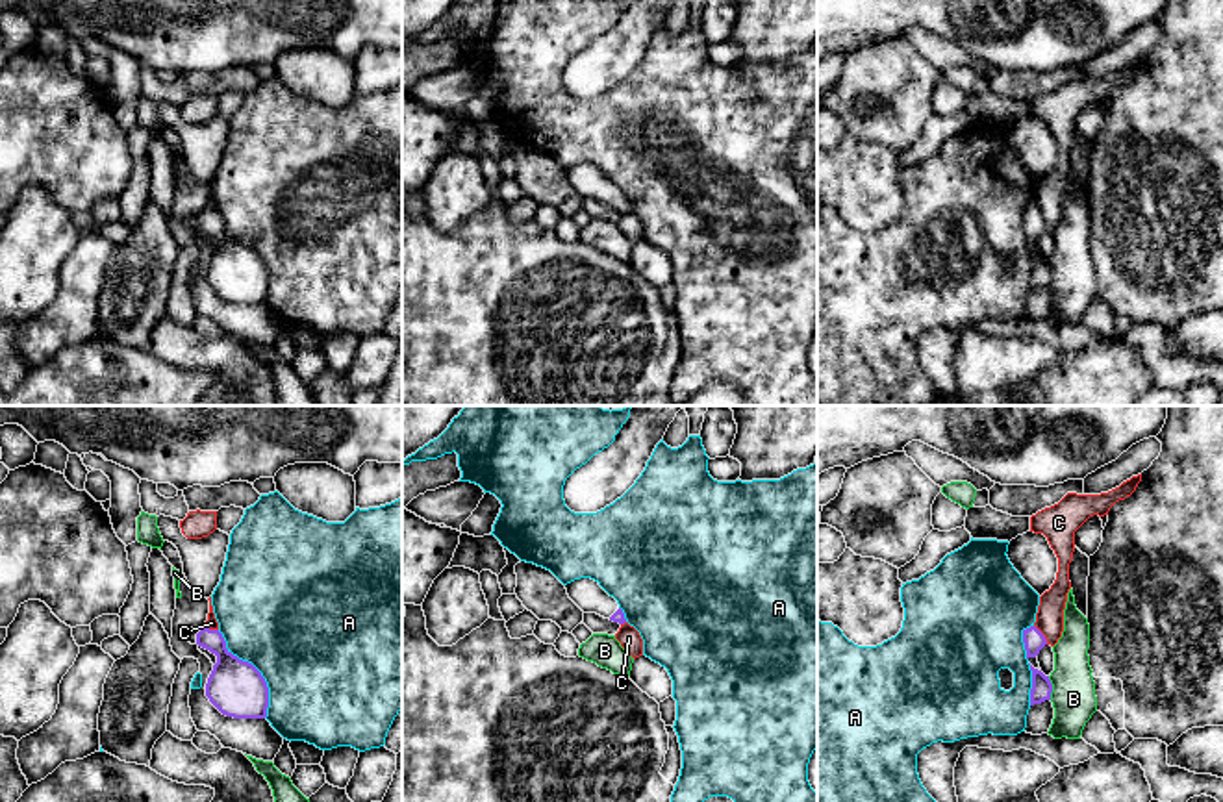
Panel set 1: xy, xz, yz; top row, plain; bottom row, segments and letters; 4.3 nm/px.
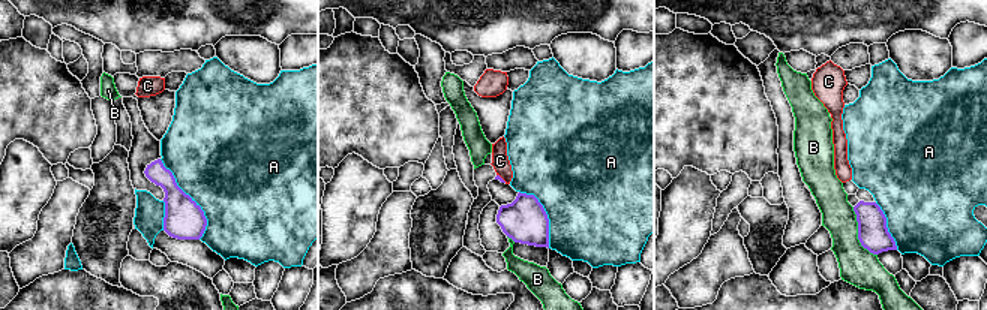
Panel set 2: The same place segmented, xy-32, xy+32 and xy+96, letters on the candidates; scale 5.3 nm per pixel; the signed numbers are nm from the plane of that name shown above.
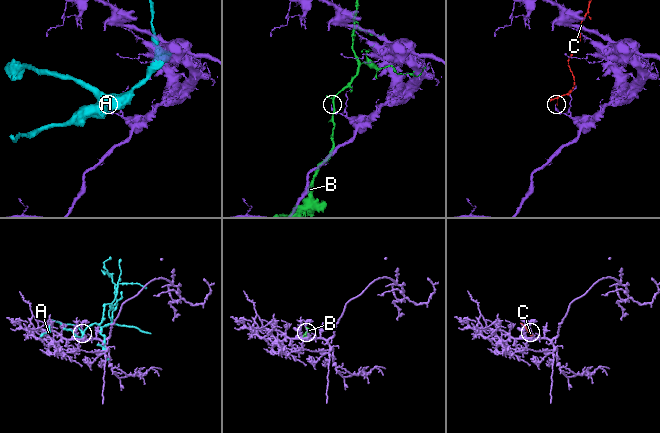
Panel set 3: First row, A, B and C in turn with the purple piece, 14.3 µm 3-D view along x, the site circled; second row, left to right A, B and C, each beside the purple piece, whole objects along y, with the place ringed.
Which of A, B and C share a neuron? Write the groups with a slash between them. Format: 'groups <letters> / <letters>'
groups A / B / C

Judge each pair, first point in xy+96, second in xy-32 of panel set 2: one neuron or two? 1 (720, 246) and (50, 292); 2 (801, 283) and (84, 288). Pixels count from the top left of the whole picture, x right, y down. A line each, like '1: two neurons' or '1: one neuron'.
1: two neurons
2: two neurons

